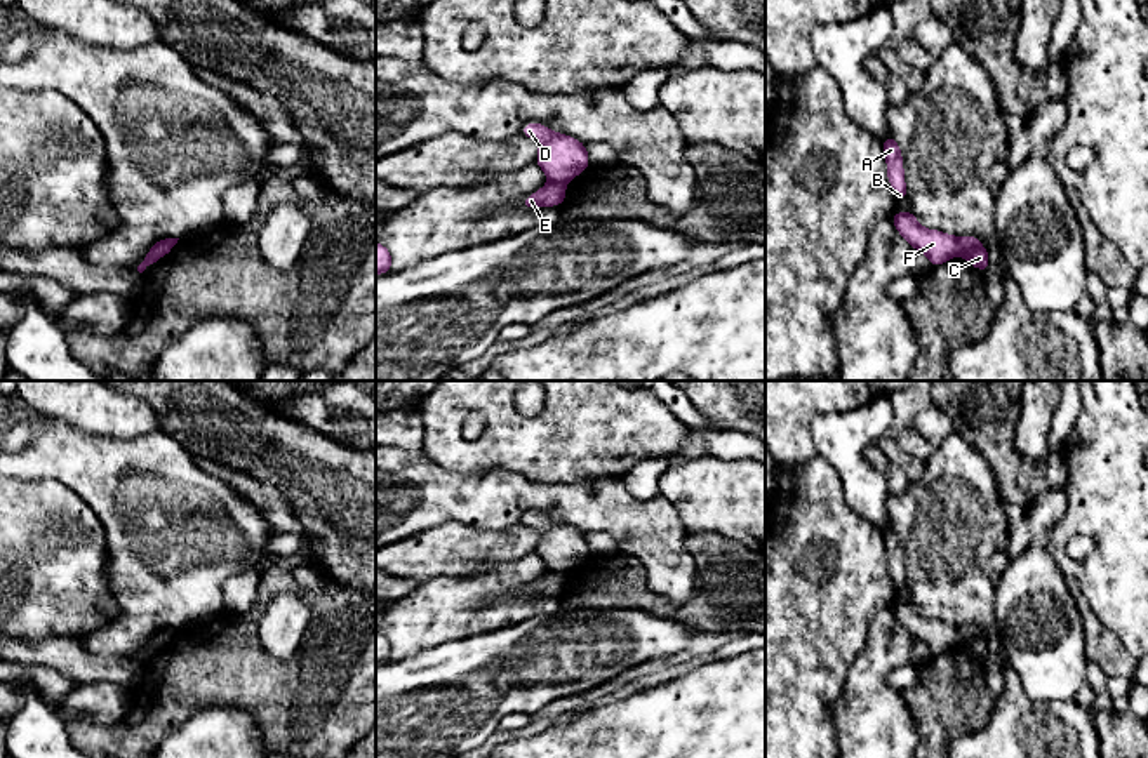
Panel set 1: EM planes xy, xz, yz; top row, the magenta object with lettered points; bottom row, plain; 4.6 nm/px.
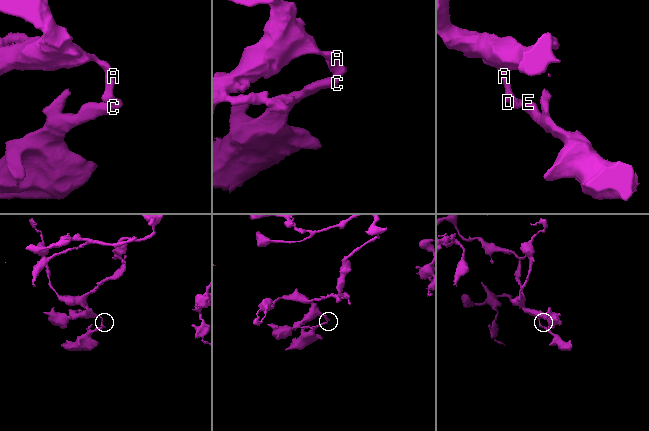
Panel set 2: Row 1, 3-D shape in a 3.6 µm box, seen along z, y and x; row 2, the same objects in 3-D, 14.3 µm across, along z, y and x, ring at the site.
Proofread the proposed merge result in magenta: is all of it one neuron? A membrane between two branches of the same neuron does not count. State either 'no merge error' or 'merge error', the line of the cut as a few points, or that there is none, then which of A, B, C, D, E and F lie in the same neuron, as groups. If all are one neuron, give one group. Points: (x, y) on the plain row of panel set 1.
merge error | xz (550, 569), (564, 576) | A B D F / C E

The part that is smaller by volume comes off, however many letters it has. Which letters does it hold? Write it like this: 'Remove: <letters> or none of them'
Remove: C, E

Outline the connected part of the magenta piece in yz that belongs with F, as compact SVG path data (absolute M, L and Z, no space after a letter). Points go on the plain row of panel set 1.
M896 600L892 612L913 640L927 645L932 657L948 652L957 643L957 626L922 617L911 600L904 603Z

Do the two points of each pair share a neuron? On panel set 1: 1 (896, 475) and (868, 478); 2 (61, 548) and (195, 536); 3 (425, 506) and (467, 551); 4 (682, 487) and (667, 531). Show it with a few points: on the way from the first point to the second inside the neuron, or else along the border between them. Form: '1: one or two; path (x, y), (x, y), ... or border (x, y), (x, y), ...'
1: two; border (870, 444), (865, 458), (886, 478), (891, 492)
2: two; border (89, 506), (103, 529), (108, 585)
3: two; border (480, 529), (470, 524), (442, 522), (402, 539)
4: two; border (661, 494), (674, 506), (687, 532)

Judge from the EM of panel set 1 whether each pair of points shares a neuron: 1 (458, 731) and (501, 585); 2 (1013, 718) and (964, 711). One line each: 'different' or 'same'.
1: different
2: different

